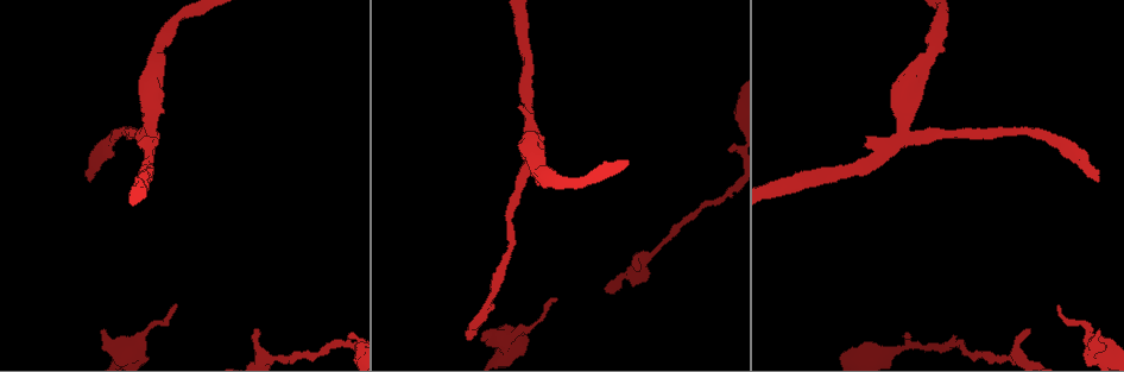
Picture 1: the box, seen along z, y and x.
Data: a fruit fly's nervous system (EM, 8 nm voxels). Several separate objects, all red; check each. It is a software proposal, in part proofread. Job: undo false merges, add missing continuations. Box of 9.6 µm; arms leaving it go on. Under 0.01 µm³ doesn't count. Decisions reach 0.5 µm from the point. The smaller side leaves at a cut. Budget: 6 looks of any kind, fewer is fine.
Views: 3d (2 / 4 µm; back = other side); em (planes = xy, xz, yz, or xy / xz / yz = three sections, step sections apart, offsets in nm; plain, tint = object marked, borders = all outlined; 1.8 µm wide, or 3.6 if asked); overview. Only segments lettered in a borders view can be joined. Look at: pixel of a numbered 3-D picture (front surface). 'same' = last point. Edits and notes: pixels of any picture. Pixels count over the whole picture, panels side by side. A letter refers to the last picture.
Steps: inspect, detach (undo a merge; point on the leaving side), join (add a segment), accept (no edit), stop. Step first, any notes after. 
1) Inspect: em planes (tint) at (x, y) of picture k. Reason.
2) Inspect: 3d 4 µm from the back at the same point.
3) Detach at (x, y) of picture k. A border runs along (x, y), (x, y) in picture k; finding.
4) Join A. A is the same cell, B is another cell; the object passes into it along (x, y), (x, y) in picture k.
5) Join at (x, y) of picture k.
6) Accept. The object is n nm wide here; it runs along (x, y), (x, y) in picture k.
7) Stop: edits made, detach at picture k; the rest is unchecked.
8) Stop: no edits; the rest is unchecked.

Inspect: em planes (borders) at (103, 331) of picture 1. Free end.

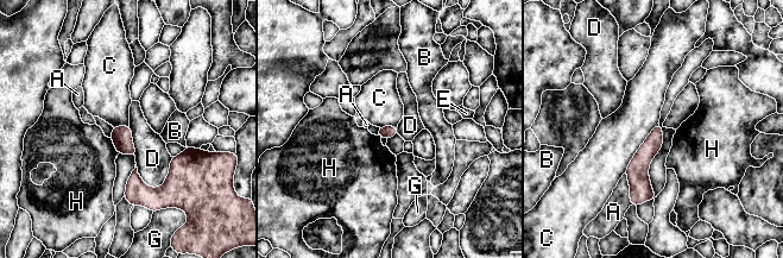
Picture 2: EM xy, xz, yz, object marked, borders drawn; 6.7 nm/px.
Accept. The longest contact is with C, 400 nm; A, B, C, D, E, G and H are other cells; it runs along (658, 128), (638, 167), (638, 200) in picture 2; none of them fits.

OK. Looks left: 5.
Inspect: 3d 2 µm from the back at (470, 337) of picture 1. End of a long branch.

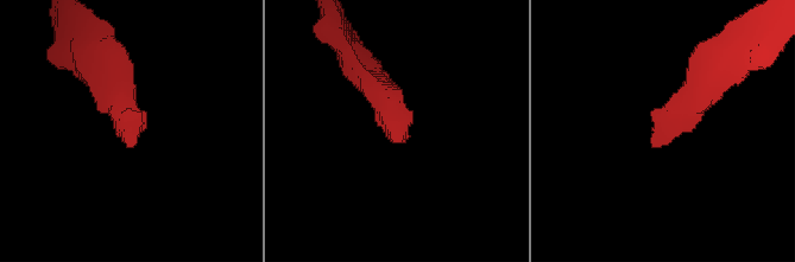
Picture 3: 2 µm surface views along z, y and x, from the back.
Inspect: em planes (borders) at (398, 137) of picture 3.

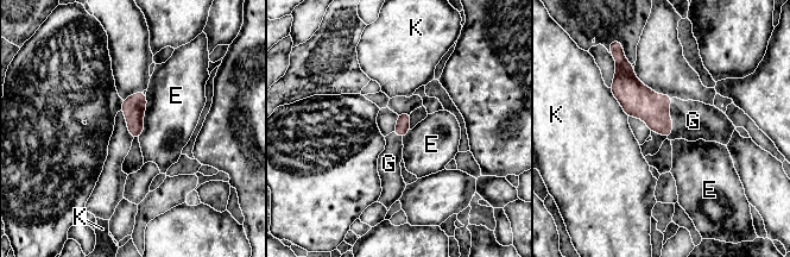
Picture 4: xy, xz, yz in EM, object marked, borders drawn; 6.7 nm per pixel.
Join G. G is the same cell, E and K are other cells; it goes on there.

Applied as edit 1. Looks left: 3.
Inspect: 3d 4 µm at (258, 330) of picture 1. Thin end.

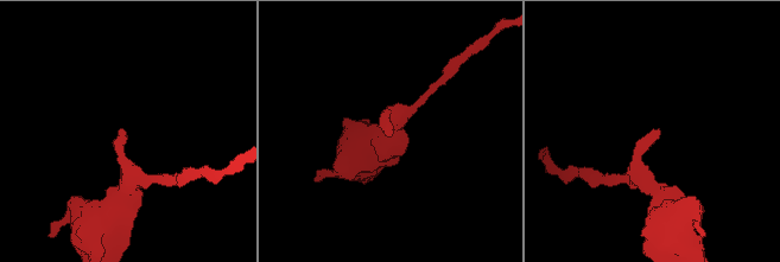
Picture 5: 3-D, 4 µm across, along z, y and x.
Inspect: em xy step 8 (tint) at (387, 137) of picture 5.

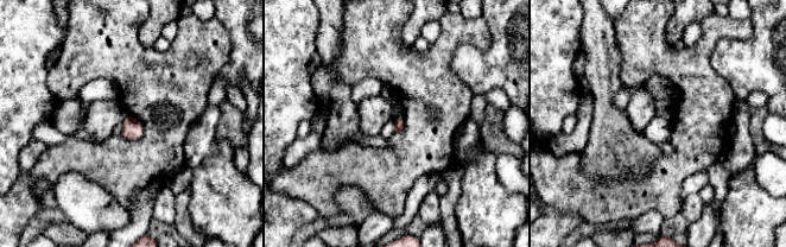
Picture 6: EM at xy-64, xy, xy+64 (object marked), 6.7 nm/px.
Inspect: em xz step 16 (borders) at the same point.

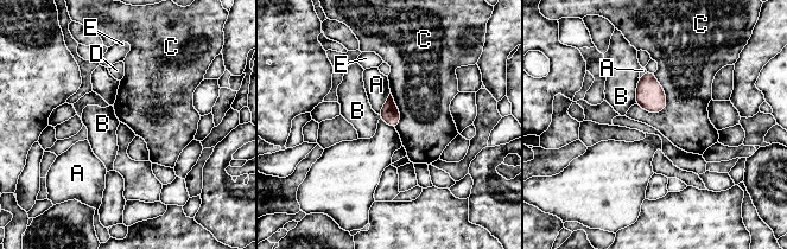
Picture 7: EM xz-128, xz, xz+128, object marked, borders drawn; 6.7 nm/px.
Accept. A, B, C, D and E are other cells; a border runs along (389, 93), (379, 114) in picture 7; no lettered segment goes on from it.

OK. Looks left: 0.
Stop: edits made, join at picture 4; the rest is unchecked.

